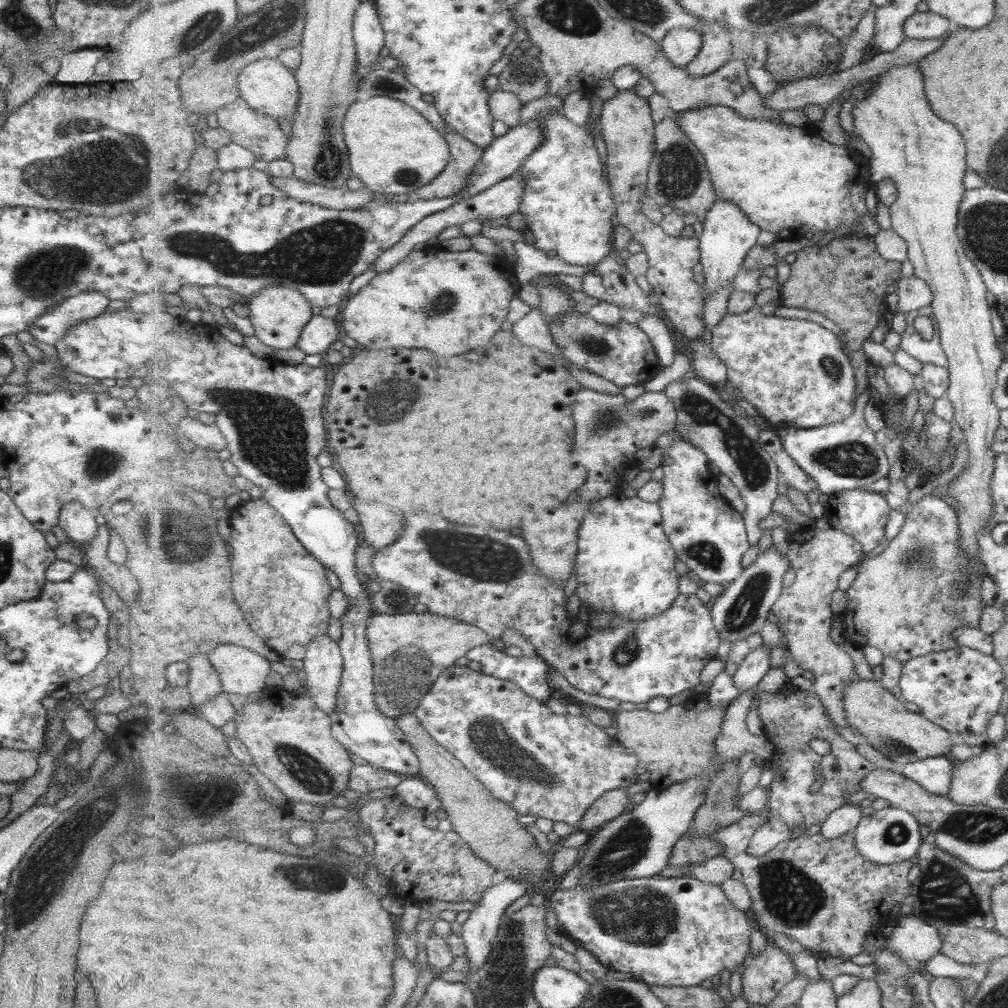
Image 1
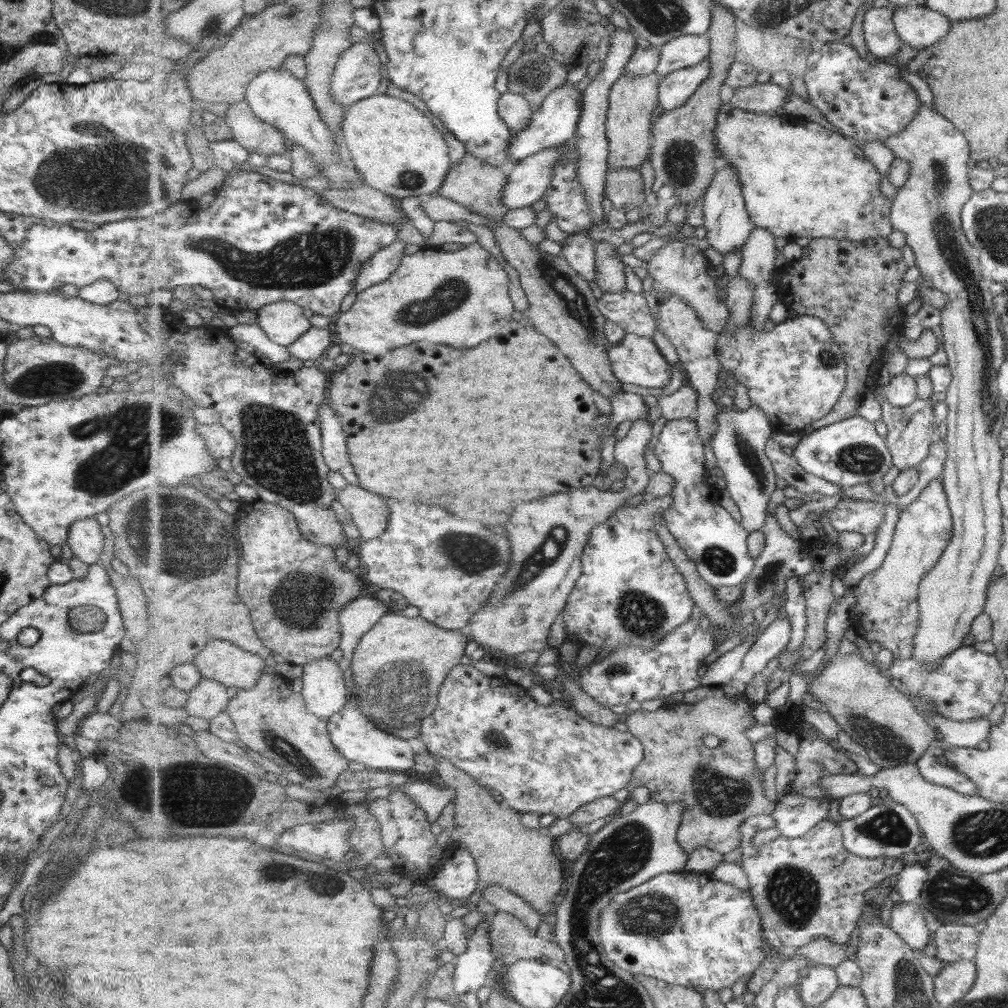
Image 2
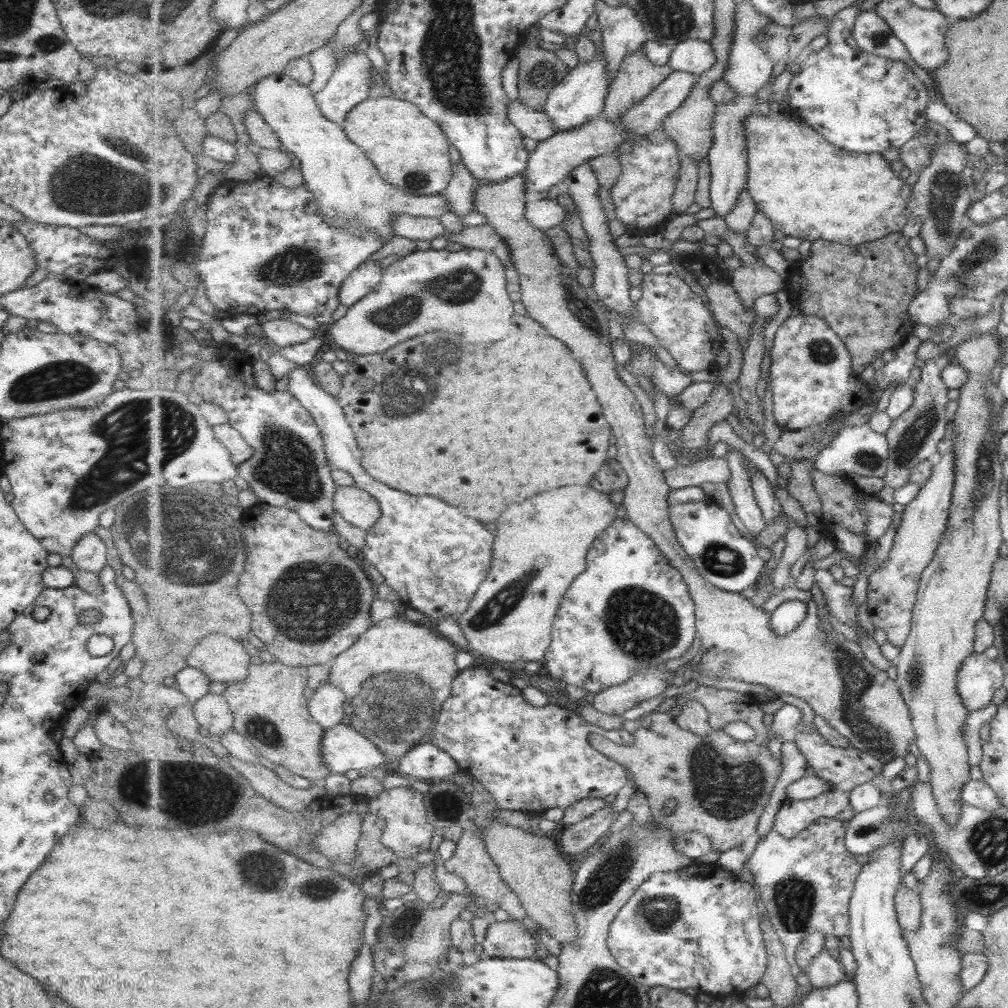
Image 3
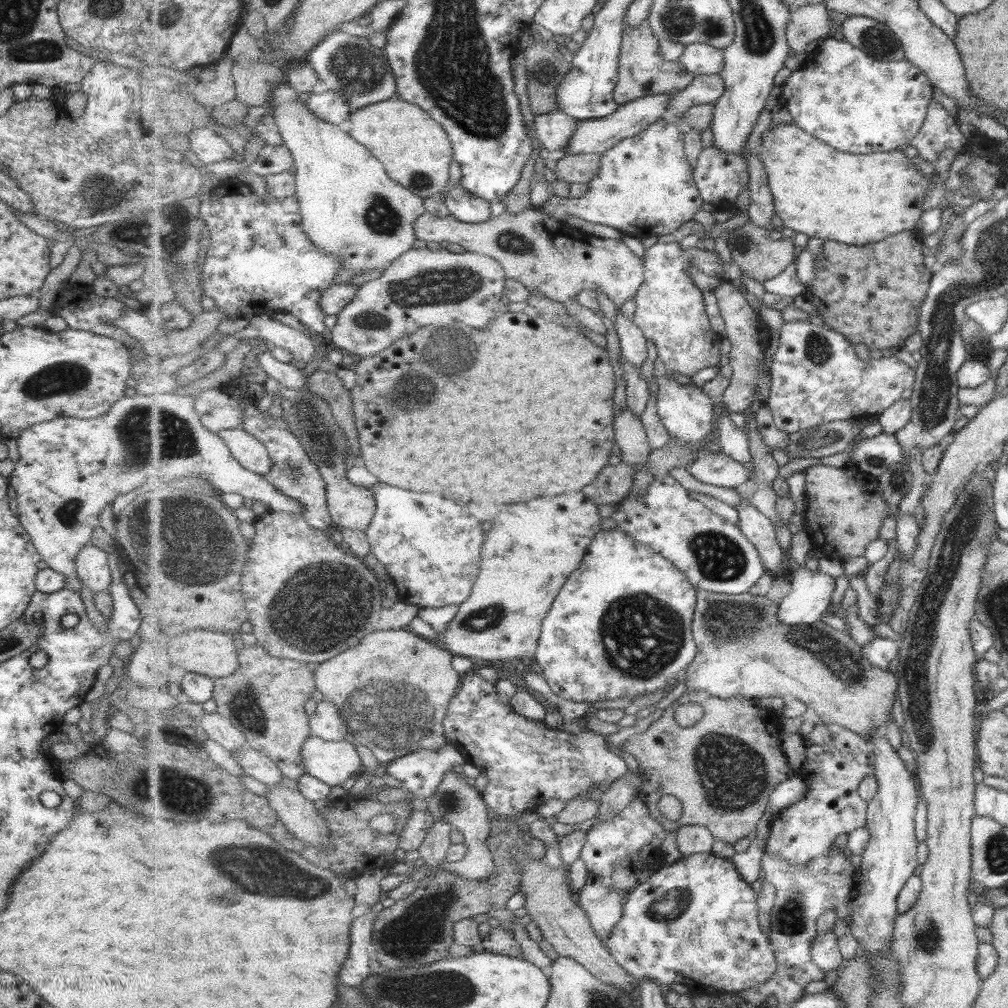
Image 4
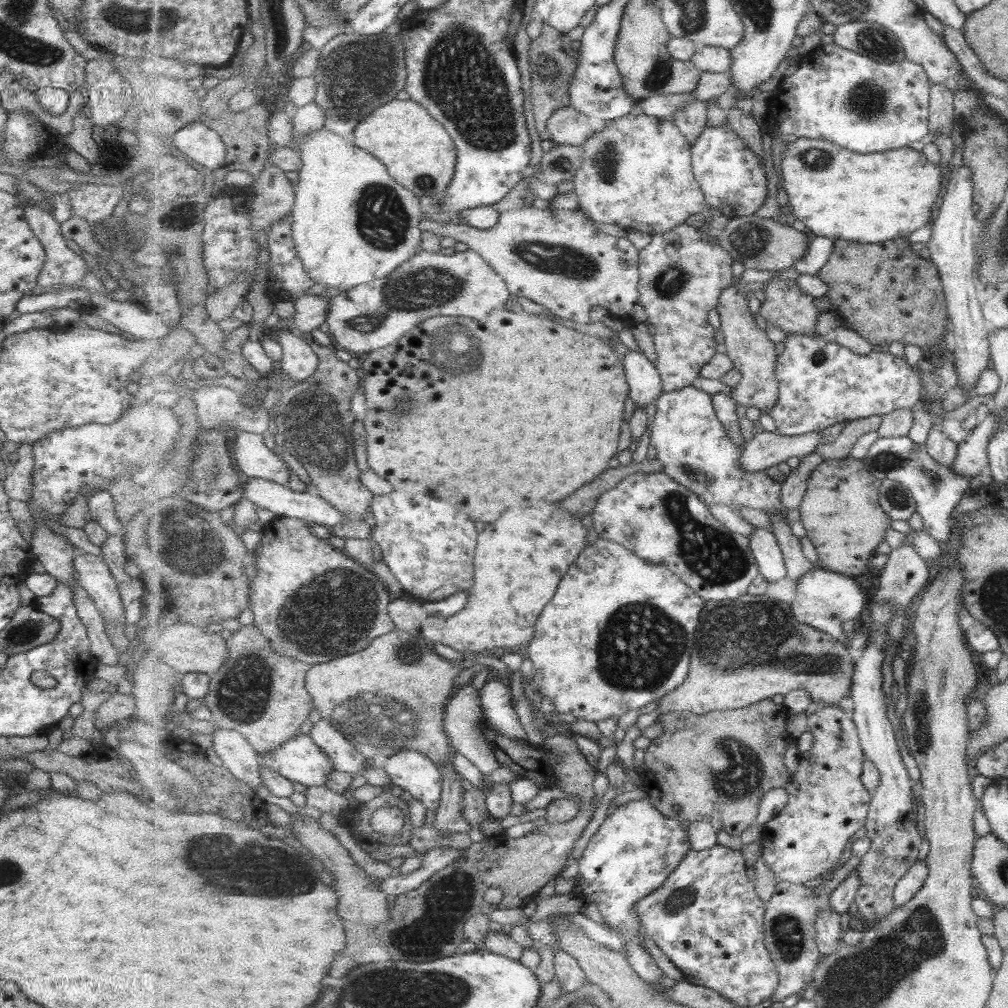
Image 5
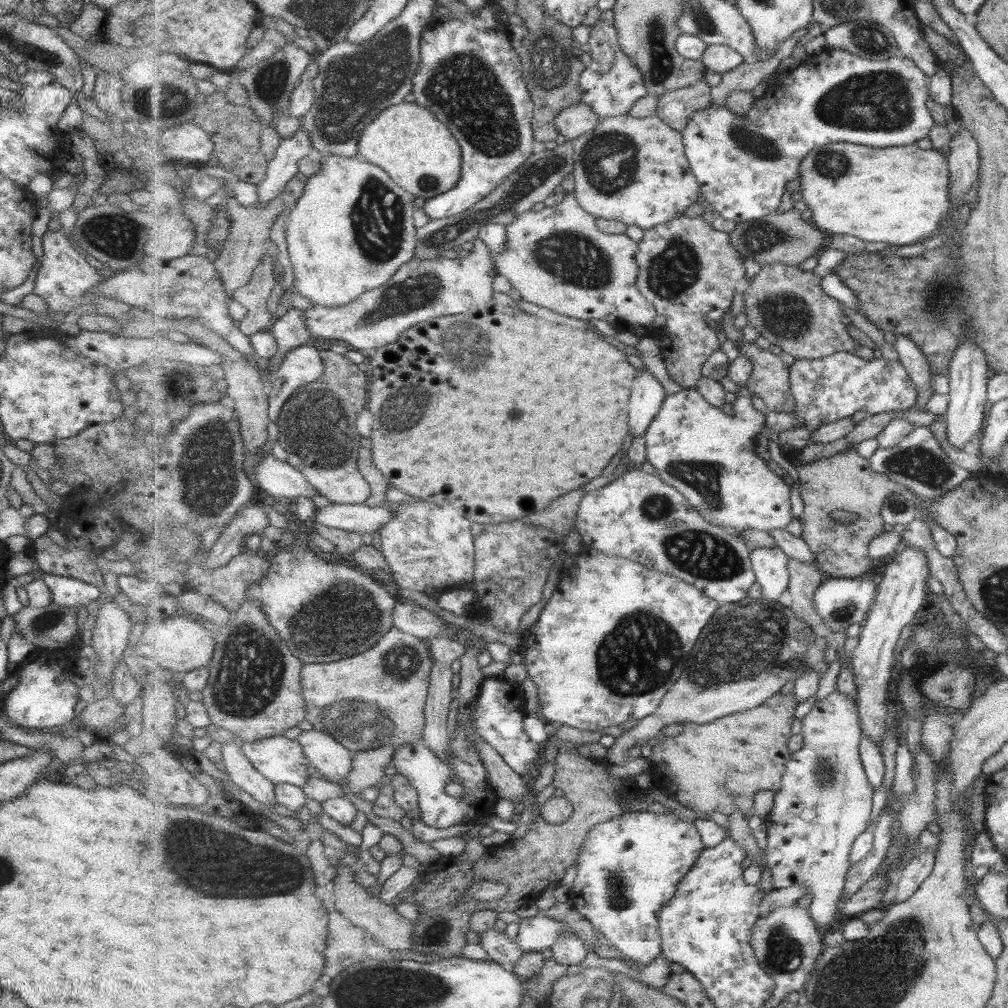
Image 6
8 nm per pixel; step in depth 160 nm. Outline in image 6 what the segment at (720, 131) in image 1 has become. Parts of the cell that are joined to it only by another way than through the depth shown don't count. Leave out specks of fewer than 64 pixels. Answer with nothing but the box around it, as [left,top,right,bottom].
[800,143,960,246]

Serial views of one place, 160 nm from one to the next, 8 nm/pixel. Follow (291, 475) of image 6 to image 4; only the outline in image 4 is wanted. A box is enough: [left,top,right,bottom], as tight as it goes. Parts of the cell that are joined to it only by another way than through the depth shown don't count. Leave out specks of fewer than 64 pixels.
[218,428,272,476]

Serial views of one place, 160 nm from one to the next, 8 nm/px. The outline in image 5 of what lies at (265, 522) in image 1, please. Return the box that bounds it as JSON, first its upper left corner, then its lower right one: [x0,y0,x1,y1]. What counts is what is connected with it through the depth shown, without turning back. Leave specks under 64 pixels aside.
[250,516,397,665]

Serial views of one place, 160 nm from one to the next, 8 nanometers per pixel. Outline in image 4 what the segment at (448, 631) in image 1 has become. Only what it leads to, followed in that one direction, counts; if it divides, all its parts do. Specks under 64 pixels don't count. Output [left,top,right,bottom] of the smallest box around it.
[314,628,463,772]

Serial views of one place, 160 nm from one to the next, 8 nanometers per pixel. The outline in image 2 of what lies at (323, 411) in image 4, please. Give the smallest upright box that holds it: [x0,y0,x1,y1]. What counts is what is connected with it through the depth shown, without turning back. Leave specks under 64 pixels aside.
[337,485,392,542]

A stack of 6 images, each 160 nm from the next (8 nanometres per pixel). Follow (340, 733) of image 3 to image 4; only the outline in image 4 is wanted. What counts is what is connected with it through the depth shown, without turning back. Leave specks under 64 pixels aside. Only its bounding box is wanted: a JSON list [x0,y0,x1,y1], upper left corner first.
[304,735,361,788]

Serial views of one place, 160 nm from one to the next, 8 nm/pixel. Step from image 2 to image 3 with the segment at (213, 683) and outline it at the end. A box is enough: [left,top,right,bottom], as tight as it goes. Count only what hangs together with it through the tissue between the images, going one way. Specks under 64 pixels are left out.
[194,693,234,737]

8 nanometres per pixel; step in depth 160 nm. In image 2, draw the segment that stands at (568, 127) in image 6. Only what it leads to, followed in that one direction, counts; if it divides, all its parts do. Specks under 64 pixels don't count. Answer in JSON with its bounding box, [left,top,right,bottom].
[498,90,535,131]

